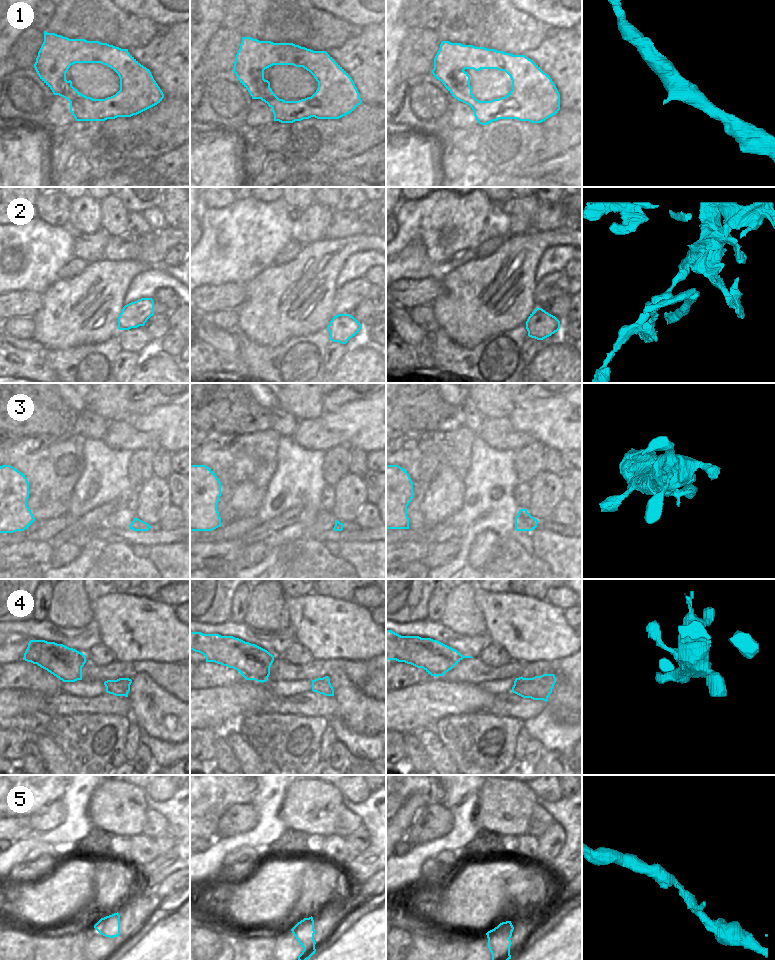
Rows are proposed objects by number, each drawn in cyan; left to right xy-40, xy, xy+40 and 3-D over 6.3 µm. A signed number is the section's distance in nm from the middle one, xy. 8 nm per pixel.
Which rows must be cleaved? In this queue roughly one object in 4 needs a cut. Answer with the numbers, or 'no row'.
2

